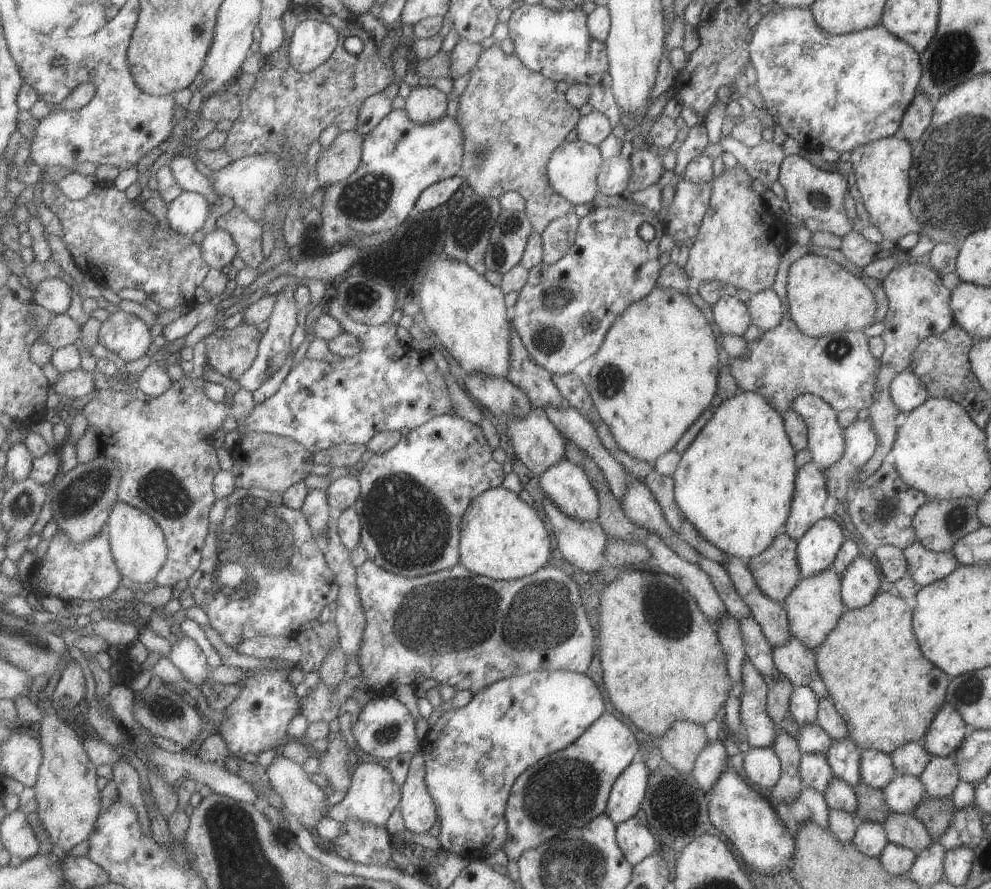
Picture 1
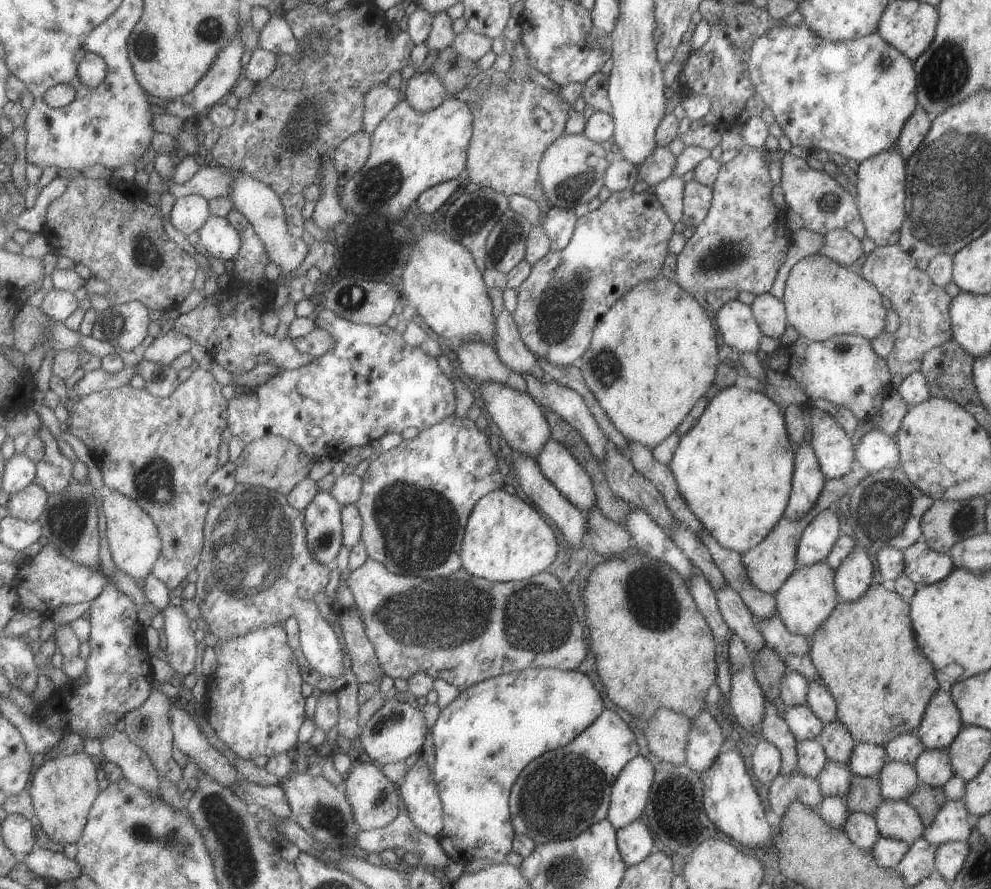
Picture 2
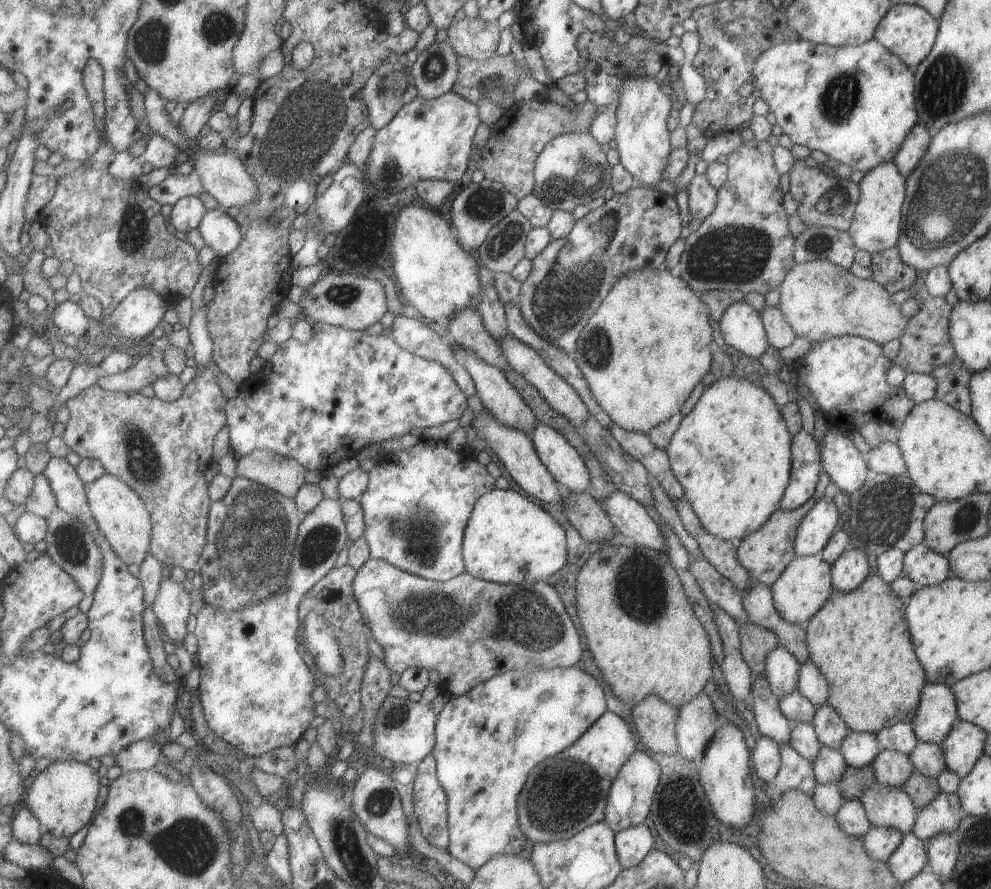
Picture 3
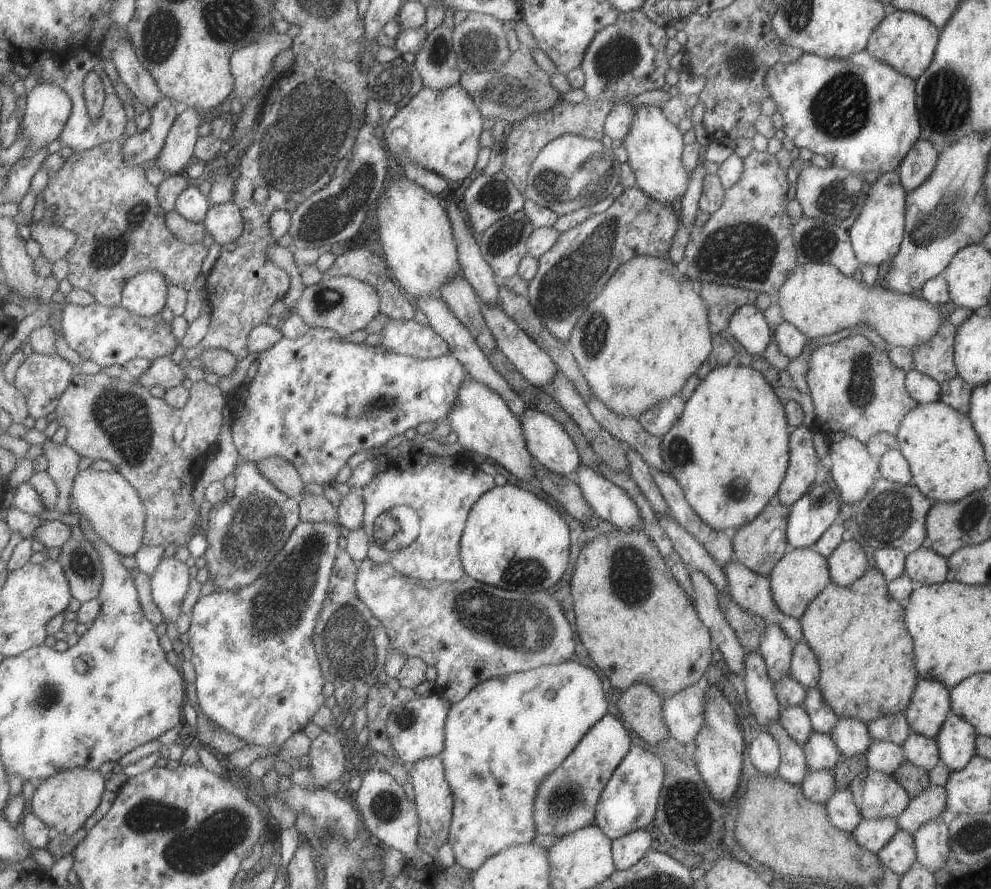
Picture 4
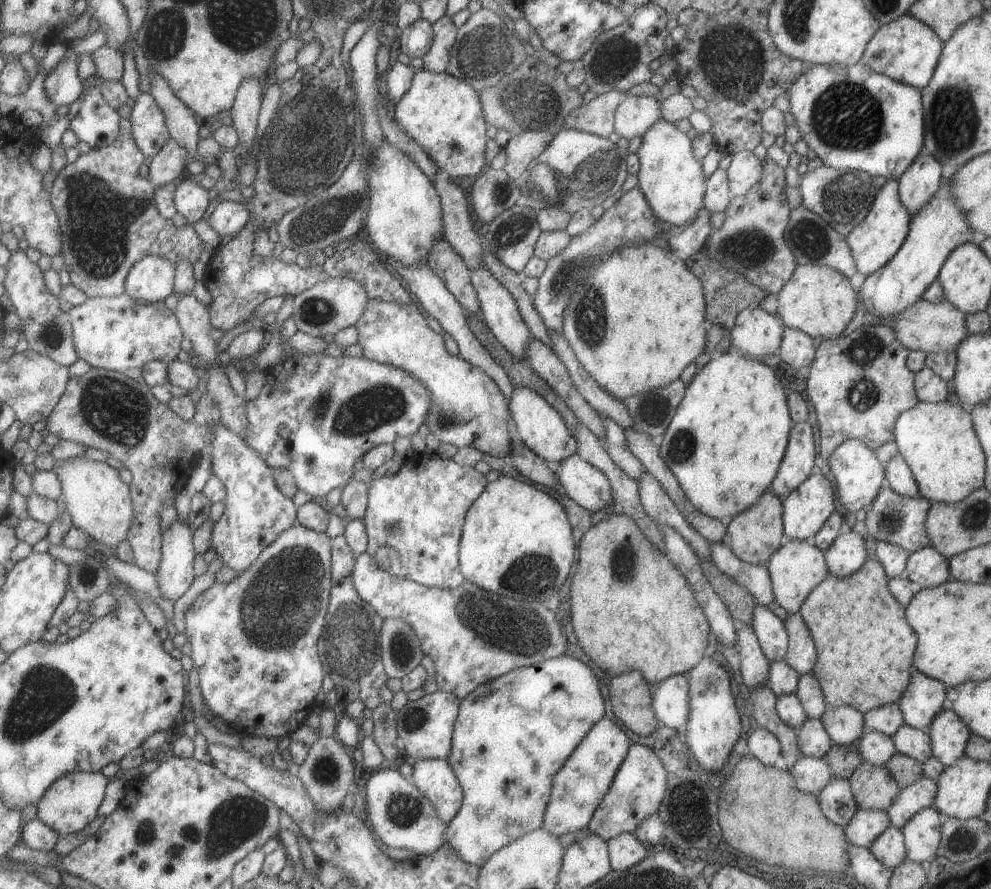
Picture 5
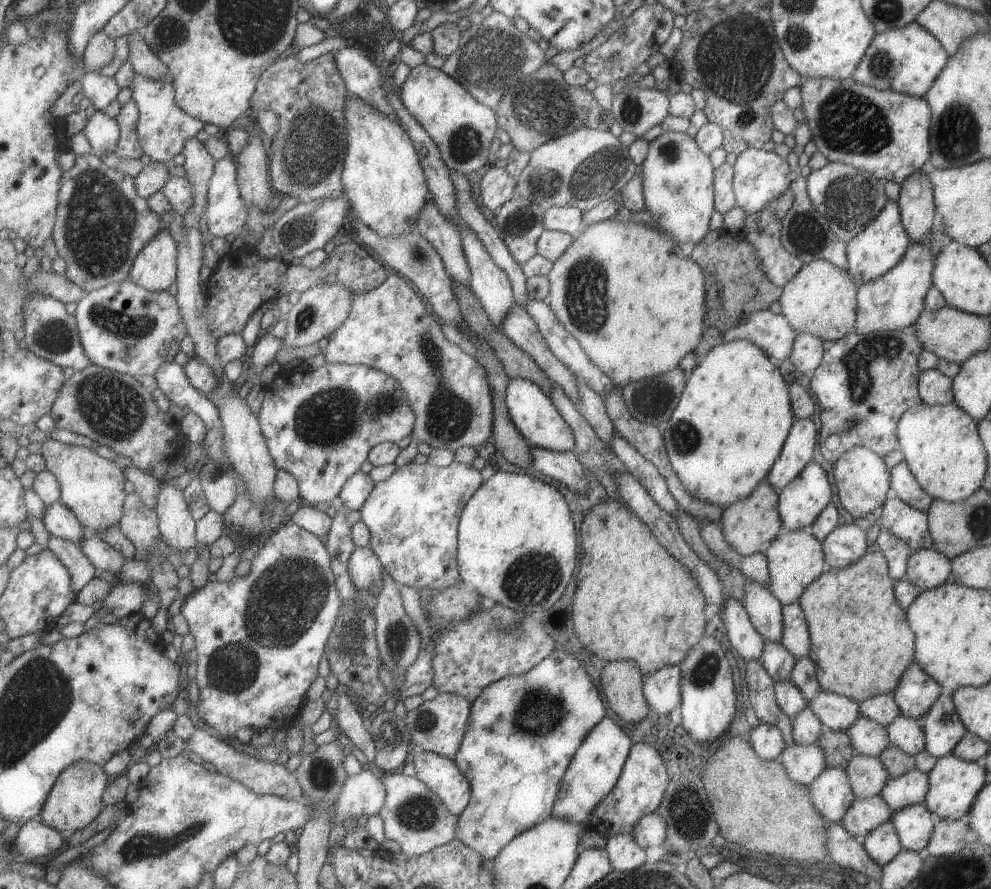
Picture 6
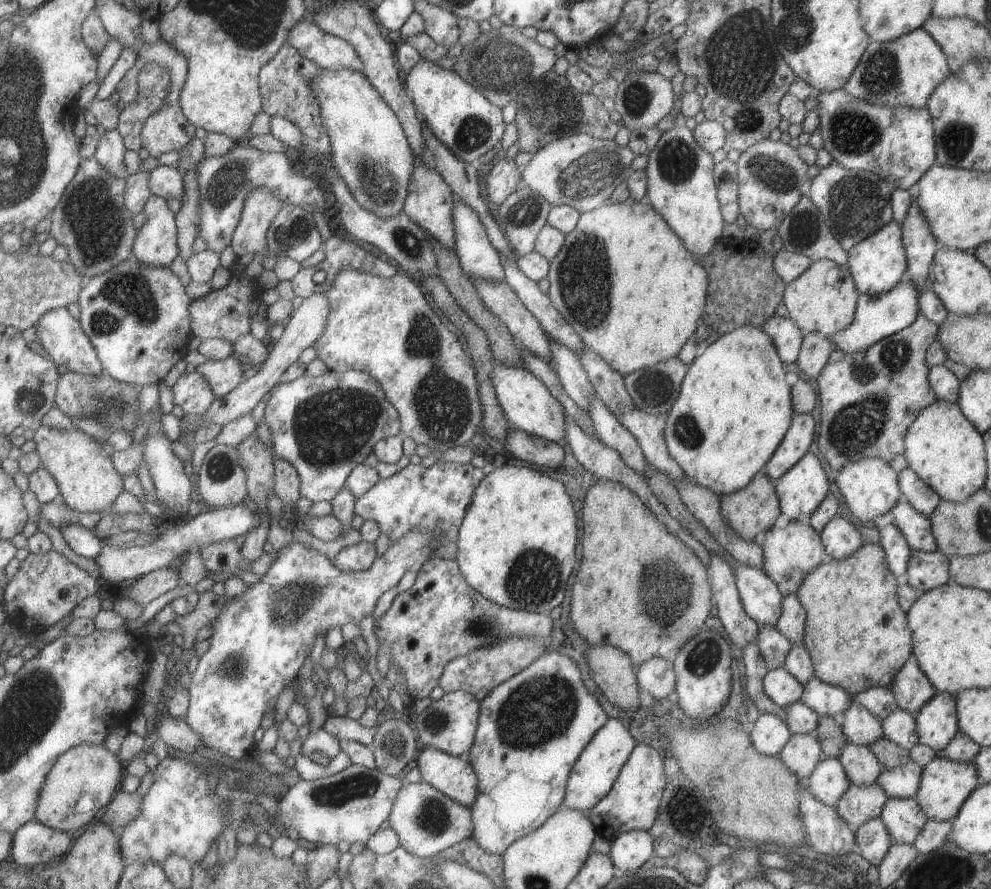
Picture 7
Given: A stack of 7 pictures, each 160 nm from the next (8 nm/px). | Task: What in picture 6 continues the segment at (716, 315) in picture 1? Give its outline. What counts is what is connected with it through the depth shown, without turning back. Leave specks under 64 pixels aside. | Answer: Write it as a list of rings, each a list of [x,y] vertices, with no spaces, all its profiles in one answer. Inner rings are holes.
[[[765,309],[753,311],[743,322],[722,333],[722,338],[727,342],[739,339],[750,342],[769,358],[783,361],[791,352],[795,335],[796,332],[781,313]]]

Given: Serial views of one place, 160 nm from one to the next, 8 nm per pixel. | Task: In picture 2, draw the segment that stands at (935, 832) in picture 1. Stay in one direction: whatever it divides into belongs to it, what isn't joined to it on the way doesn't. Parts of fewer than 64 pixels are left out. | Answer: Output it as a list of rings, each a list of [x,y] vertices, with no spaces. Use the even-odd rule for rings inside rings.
[[[919,781],[917,788],[905,801],[917,811],[924,826],[929,826],[933,822],[935,813],[945,804],[946,794],[941,787],[930,787]]]

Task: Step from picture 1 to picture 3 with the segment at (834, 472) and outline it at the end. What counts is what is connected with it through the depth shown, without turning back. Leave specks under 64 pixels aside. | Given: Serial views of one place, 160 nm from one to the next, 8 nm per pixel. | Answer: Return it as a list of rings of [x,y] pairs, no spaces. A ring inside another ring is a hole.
[[[880,442],[867,453],[865,460],[870,473],[907,475],[907,469],[896,442]]]

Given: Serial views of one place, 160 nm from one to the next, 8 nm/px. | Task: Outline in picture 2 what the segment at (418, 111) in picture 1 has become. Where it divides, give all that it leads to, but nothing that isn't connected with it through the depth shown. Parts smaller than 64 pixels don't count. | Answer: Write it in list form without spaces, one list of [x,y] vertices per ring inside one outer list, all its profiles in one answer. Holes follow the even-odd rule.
[[[427,70],[406,80],[405,100],[414,111],[426,113],[437,108],[449,95],[441,81]]]

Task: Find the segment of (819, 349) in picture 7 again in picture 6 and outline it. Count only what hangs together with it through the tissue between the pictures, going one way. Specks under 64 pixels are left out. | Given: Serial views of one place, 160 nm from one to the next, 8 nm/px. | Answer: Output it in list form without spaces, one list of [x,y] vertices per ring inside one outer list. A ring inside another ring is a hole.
[[[796,333],[788,360],[801,374],[810,375],[823,354],[823,341],[809,333]]]

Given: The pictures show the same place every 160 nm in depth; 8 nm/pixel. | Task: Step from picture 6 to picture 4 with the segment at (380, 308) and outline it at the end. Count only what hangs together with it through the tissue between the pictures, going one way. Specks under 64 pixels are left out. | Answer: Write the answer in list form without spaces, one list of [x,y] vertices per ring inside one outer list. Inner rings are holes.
[[[387,318],[379,330],[381,340],[377,347],[393,354],[417,359],[431,359],[448,353],[447,344],[428,326]],[[464,375],[463,380],[459,382],[453,408],[449,408],[444,420],[447,420],[449,430],[457,434],[457,441],[463,447],[464,453],[471,451],[483,459],[494,460],[517,480],[527,480],[527,478],[532,480],[534,478],[531,462],[533,457],[525,448],[519,418],[509,411],[503,398],[497,396],[493,390],[489,390],[485,384],[473,380],[471,376]]]

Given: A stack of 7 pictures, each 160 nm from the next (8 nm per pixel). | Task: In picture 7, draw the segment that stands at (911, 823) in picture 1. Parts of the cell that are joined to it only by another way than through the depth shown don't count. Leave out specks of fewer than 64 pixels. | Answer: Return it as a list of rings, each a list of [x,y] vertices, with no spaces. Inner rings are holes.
[[[847,743],[838,759],[847,775],[847,780],[858,787],[875,783],[877,776],[883,770],[882,764],[875,758],[869,747],[863,745]]]

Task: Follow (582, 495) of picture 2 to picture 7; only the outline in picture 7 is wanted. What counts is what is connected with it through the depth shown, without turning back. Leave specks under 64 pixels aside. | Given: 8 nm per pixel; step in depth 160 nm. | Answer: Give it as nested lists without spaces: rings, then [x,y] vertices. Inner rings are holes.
[[[495,362],[490,378],[496,399],[511,427],[563,447],[567,445],[564,431],[567,417],[564,410],[538,378],[525,369],[508,367],[499,362]]]

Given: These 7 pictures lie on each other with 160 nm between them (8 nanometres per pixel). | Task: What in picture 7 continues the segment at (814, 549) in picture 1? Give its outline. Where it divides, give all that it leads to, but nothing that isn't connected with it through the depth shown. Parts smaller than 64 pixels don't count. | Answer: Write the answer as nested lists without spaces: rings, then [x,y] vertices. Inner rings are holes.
[[[807,451],[775,486],[781,514],[789,521],[806,520],[829,493],[827,476],[815,455]]]

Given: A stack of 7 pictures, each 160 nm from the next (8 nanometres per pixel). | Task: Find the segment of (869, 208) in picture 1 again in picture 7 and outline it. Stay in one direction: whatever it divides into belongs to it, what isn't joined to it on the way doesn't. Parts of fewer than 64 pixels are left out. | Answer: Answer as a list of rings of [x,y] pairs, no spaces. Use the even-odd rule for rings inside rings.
[[[893,218],[872,235],[854,244],[846,253],[847,268],[859,293],[871,296],[887,292],[906,272],[906,254],[901,240],[900,224]]]

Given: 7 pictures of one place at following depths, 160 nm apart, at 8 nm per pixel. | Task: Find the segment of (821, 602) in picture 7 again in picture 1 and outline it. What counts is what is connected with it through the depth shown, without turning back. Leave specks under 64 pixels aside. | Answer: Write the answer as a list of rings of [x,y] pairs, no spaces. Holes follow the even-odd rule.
[[[875,593],[867,606],[845,610],[815,656],[816,669],[826,686],[828,698],[845,721],[848,738],[860,750],[875,749],[890,755],[905,743],[922,742],[933,717],[945,703],[950,677],[921,654],[912,631],[912,608],[899,595]]]

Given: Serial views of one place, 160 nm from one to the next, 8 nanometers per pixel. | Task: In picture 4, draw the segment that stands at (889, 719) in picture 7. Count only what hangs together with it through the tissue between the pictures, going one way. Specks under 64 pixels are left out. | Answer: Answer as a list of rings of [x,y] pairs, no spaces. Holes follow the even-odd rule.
[[[910,730],[901,746],[905,760],[927,772],[940,761],[934,738],[921,736]]]

